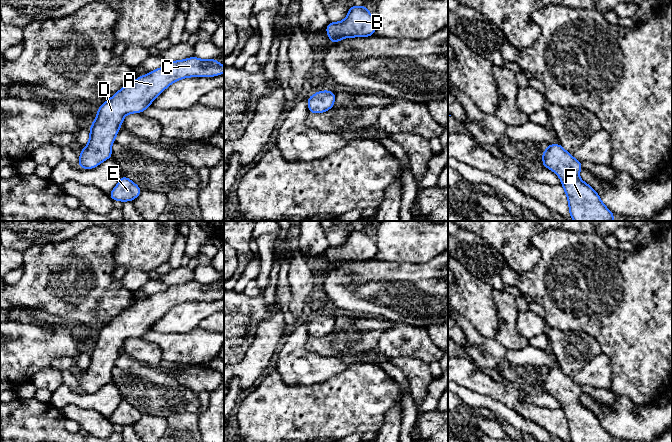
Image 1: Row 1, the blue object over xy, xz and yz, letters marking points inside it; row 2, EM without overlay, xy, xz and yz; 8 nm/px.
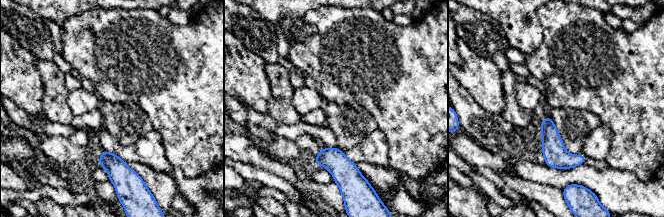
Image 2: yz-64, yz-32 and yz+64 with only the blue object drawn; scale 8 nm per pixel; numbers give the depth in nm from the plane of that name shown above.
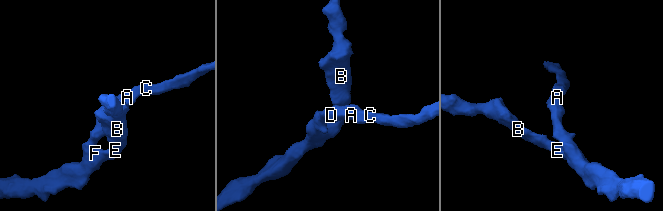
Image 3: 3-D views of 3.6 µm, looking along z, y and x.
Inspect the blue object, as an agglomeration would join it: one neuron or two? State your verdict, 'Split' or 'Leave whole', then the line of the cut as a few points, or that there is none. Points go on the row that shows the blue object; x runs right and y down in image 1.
Leave whole. No split

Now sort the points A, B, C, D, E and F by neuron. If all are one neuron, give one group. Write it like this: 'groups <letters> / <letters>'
groups A B C D E F

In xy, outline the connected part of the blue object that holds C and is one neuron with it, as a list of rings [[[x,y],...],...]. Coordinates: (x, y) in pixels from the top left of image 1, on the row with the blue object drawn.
[[[195,56],[184,60],[168,62],[164,67],[139,76],[131,84],[123,86],[109,100],[104,102],[90,126],[89,142],[79,155],[81,169],[93,169],[112,157],[111,146],[115,141],[124,117],[131,113],[142,113],[151,106],[152,101],[172,83],[187,77],[214,77],[224,73],[224,66],[214,59],[199,59]]]

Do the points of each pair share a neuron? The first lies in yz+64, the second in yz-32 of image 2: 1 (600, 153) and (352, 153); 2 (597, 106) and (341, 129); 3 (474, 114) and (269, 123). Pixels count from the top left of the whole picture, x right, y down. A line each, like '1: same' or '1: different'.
1: same
2: different
3: same

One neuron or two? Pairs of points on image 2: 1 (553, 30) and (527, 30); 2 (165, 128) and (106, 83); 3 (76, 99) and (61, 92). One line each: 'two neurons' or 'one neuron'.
1: two neurons
2: one neuron
3: two neurons

